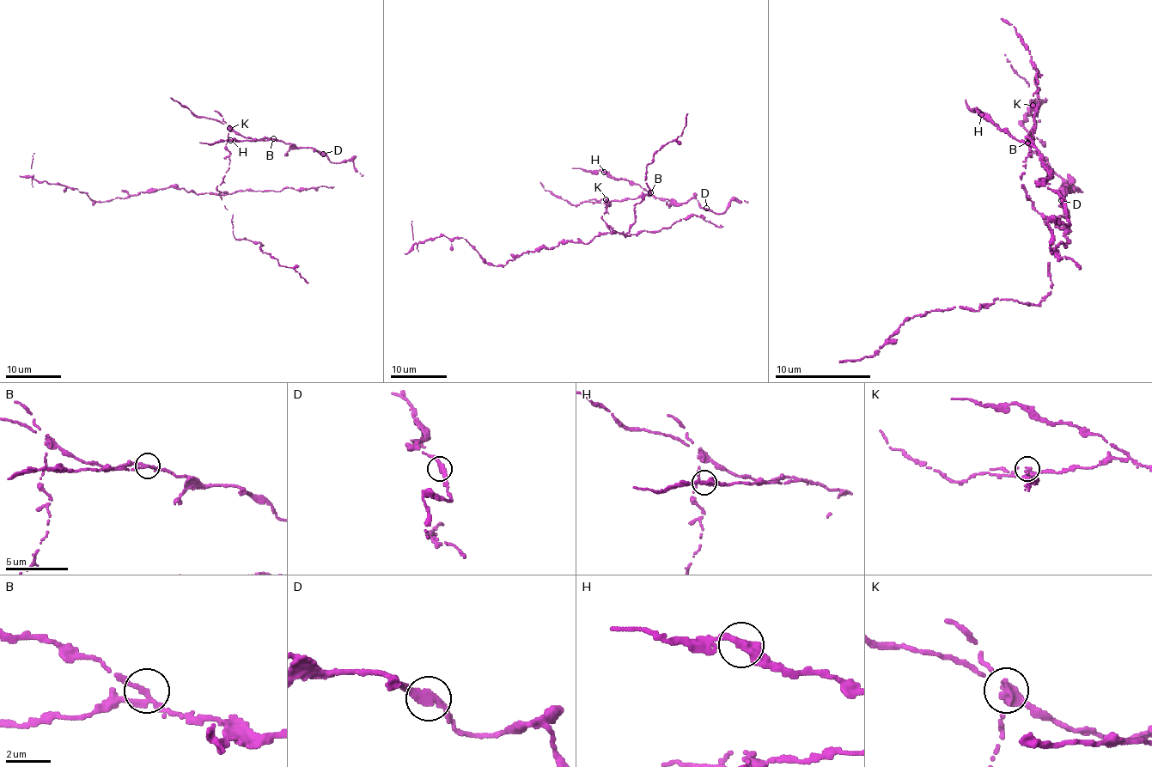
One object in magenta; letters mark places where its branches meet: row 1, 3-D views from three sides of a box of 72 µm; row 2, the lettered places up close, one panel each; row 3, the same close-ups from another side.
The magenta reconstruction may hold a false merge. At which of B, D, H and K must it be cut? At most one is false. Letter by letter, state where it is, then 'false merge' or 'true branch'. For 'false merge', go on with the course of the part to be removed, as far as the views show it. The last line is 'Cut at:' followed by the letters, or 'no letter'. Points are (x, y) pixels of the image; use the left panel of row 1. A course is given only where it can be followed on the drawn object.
B: (273, 138) | true branch
D: (323, 154) | true branch
H: (230, 140) | true branch
K: (229, 128) | false merge | (229, 127), (222, 194), (172, 186), (95, 202), (77, 189), (37, 181), (34, 153)
Cut at: K

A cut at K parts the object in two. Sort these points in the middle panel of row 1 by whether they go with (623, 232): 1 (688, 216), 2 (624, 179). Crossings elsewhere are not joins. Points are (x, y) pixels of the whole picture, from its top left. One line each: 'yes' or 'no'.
1: yes
2: no

